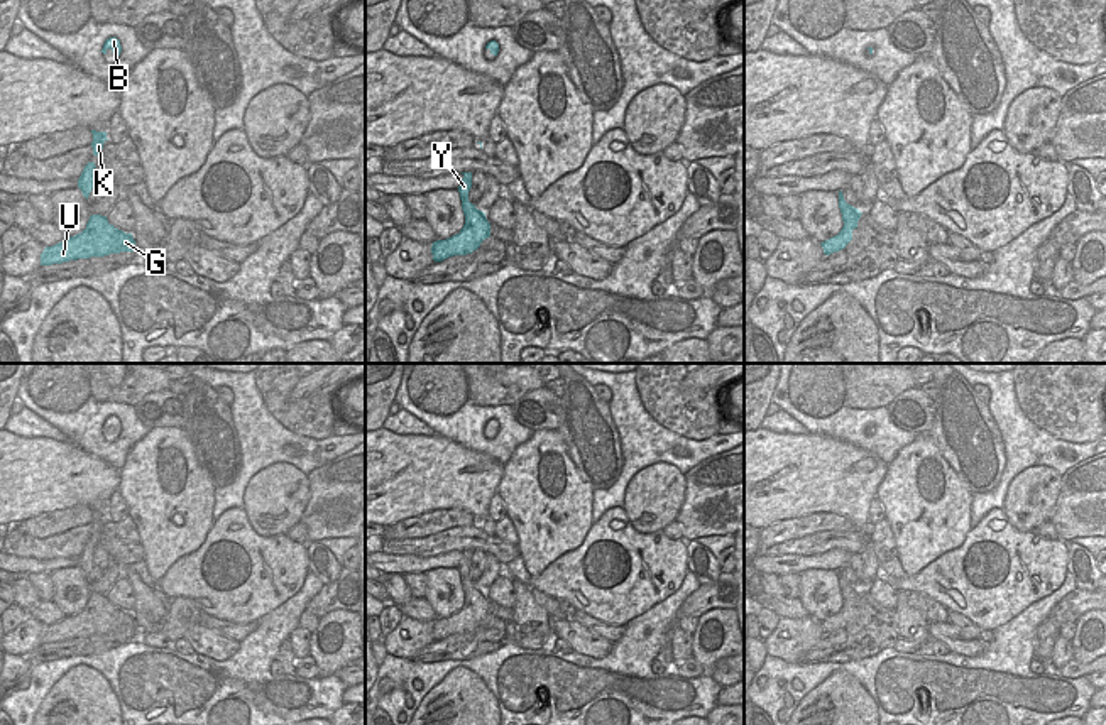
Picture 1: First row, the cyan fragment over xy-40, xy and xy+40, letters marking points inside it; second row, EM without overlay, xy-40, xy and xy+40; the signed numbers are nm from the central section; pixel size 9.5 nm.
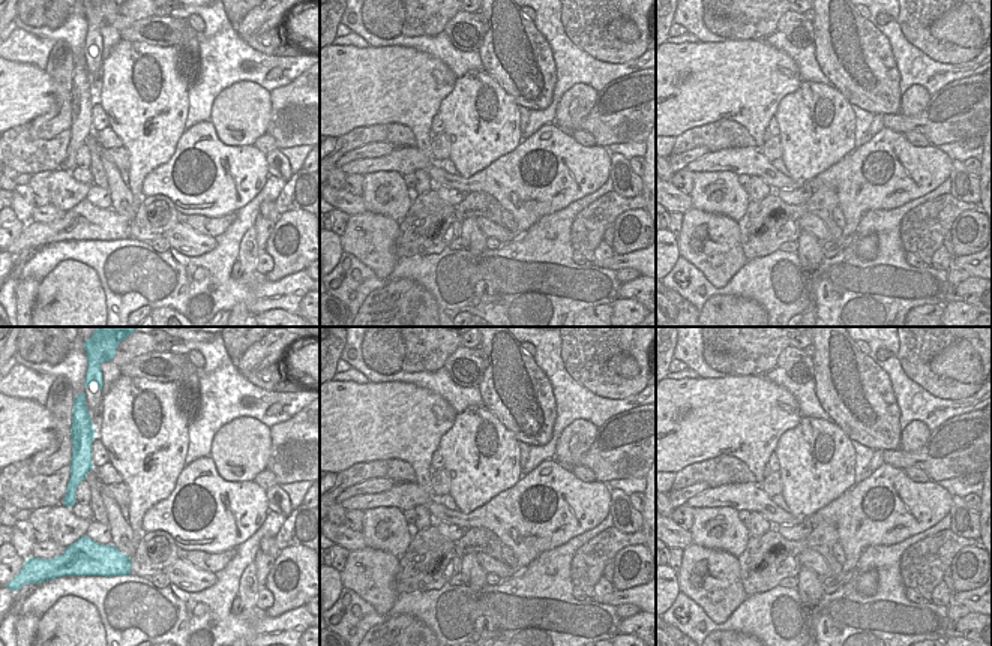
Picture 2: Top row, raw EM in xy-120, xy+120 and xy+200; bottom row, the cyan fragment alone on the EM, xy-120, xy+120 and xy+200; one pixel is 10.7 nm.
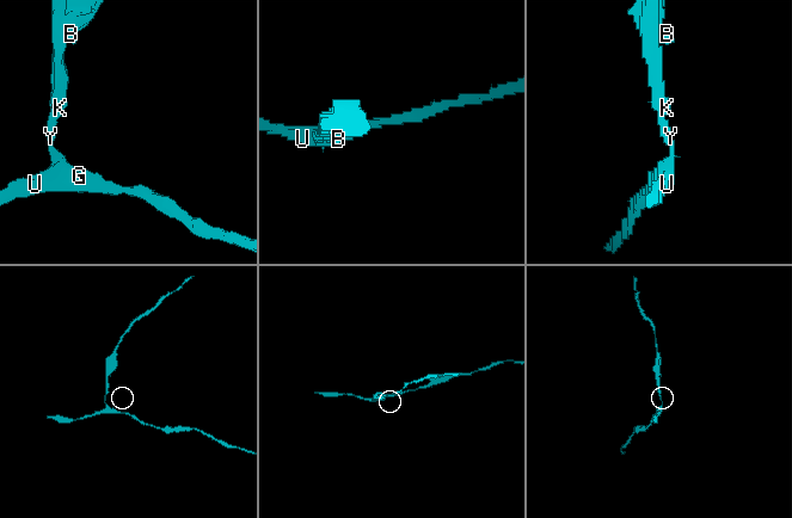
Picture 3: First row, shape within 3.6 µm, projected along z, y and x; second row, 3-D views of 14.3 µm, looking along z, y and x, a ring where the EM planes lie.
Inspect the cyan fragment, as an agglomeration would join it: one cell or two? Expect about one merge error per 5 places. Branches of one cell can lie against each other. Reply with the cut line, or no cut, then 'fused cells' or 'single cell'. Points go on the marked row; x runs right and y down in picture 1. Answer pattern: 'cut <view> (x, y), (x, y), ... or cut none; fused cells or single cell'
cut none; single cell

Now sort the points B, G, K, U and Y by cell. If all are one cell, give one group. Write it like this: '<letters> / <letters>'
B G K U Y

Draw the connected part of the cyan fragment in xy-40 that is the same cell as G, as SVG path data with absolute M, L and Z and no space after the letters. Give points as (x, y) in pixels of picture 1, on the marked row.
M91 215L86 228L63 242L46 247L41 253L41 265L63 264L78 259L105 257L110 253L134 252L135 240L108 223L107 216Z

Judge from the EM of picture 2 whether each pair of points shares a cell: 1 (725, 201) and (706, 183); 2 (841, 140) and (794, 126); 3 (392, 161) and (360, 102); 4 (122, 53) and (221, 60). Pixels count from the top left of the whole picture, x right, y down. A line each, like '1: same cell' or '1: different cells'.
1: same cell
2: same cell
3: different cells
4: different cells

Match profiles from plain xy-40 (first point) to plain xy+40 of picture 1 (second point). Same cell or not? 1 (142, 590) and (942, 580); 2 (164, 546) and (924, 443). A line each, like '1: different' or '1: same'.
1: different
2: same

